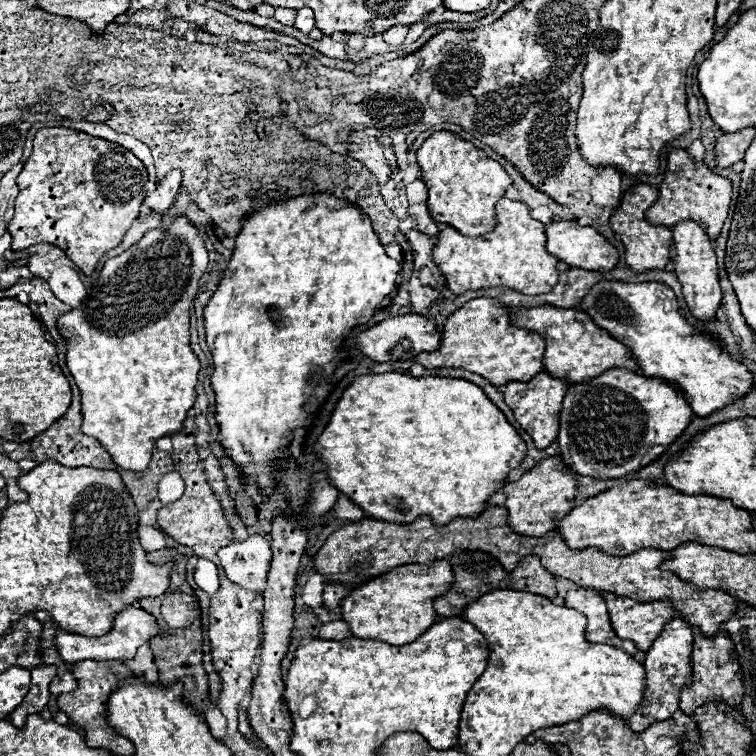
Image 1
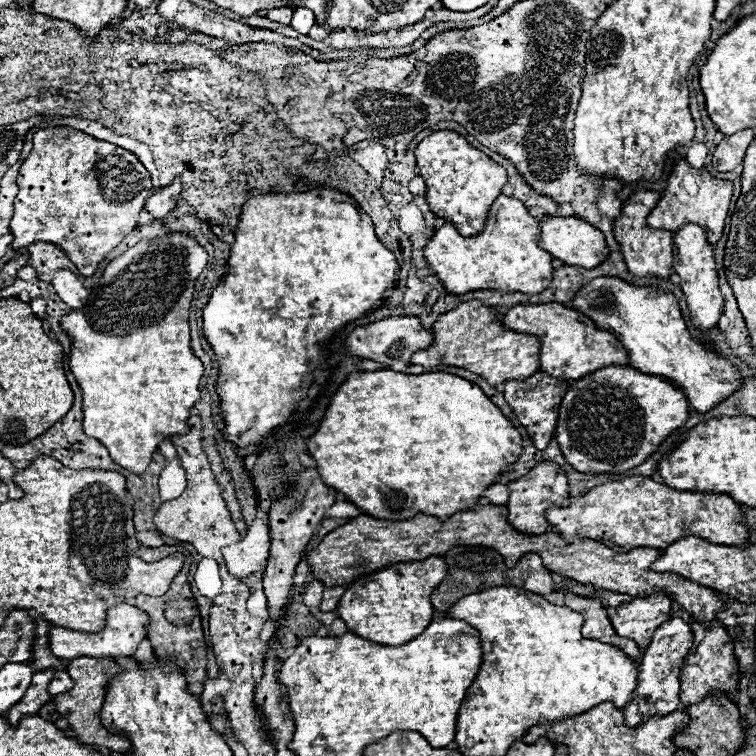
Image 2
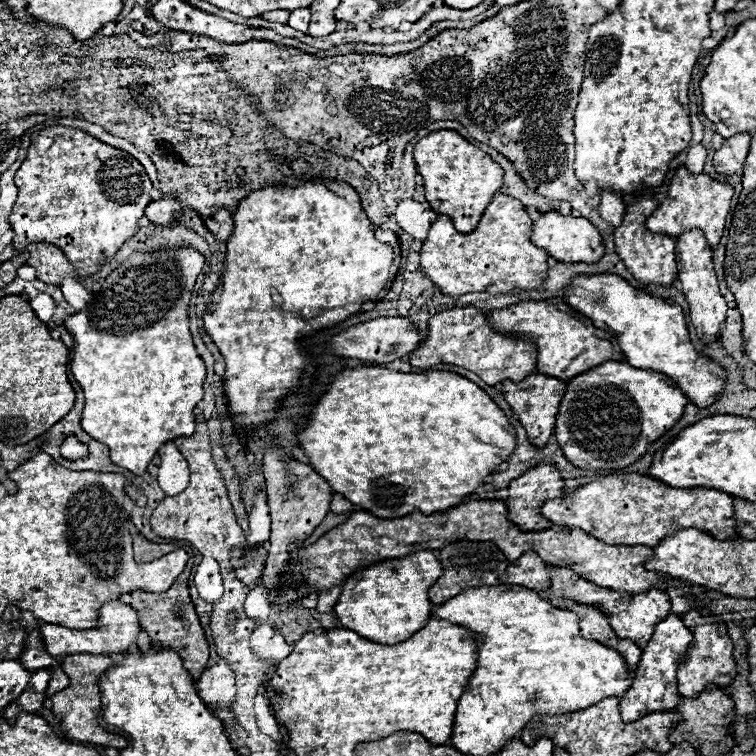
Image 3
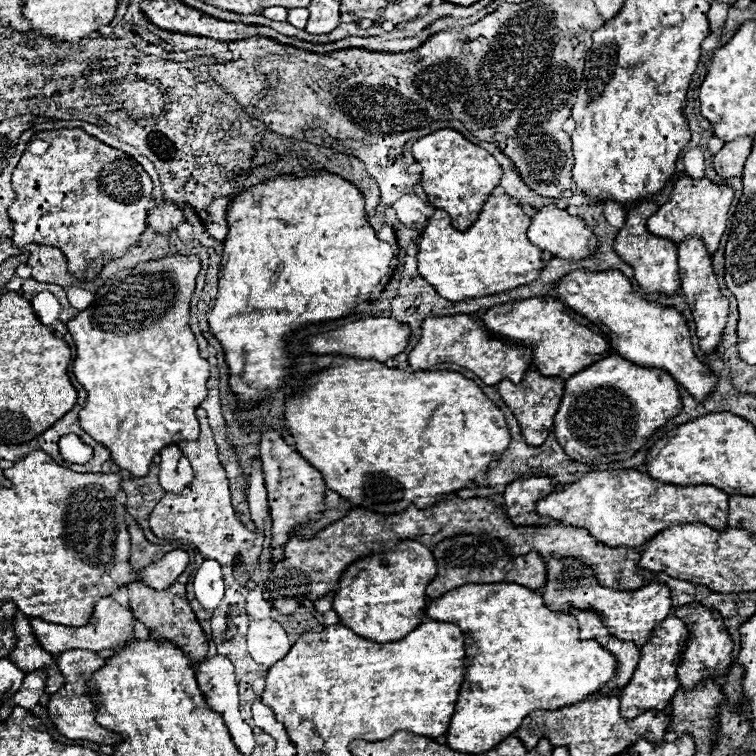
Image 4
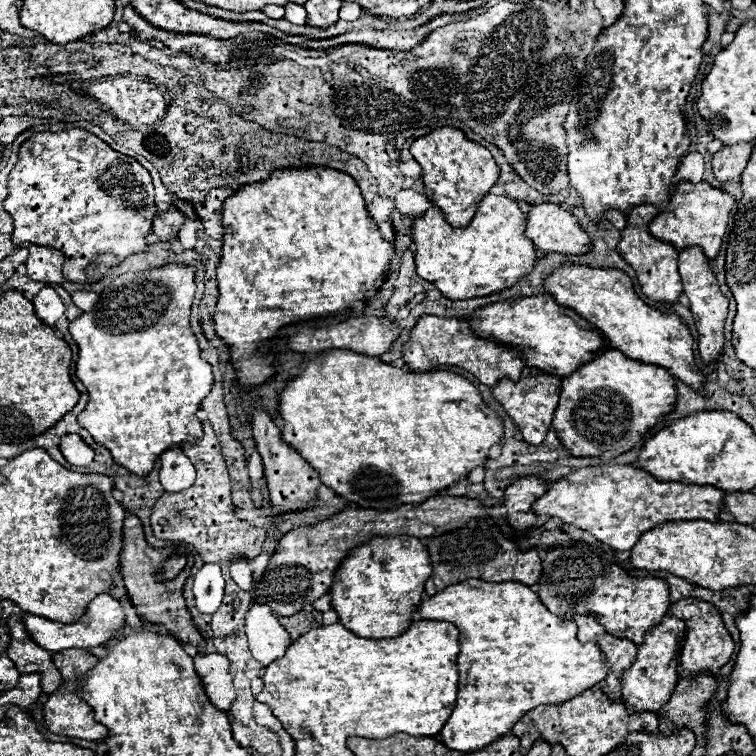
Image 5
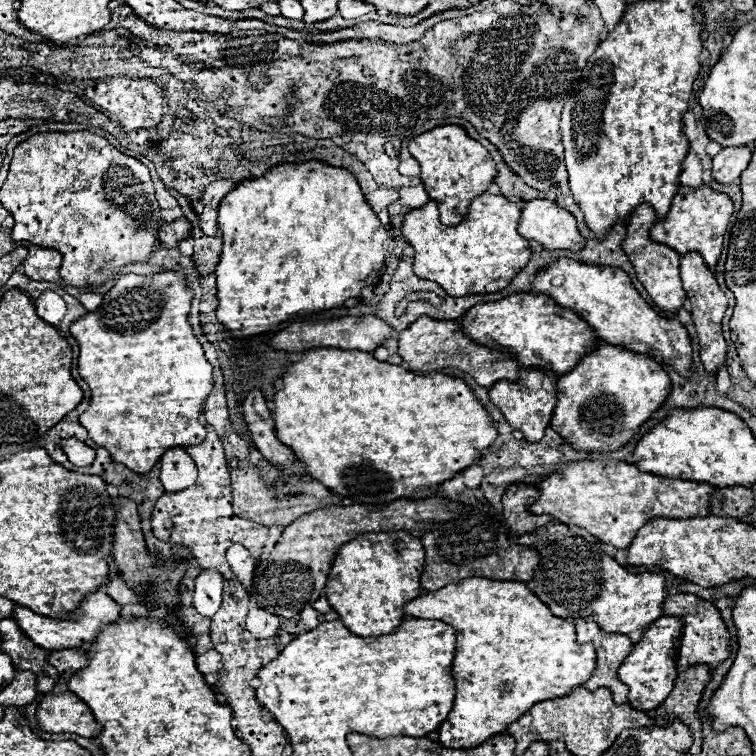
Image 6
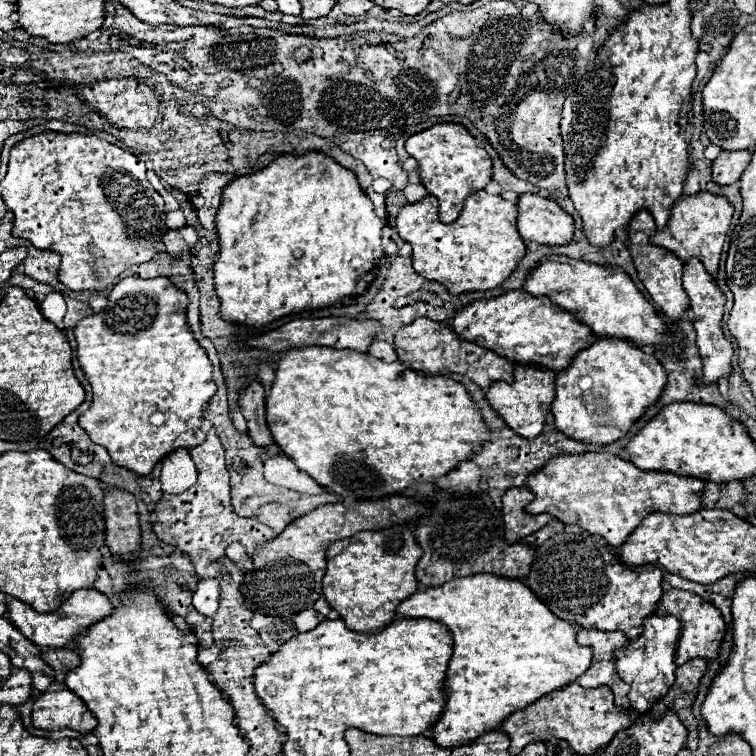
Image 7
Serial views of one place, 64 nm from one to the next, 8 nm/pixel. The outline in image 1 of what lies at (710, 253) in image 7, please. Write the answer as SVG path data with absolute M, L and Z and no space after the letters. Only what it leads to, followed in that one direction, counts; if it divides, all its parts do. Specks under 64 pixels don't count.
M670 150L668 154L668 168L664 182L660 186L660 196L652 208L646 212L646 220L652 226L676 226L682 220L698 222L710 240L716 240L724 220L728 216L732 196L732 182L714 174L704 162L694 162L686 150Z

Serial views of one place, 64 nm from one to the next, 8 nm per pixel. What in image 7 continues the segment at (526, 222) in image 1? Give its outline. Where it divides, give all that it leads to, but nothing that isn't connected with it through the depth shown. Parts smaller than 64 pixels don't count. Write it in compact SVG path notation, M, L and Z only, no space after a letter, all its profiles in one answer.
M478 190L464 202L460 216L444 224L438 220L438 200L426 196L416 204L404 204L396 216L396 230L412 246L414 270L434 282L440 282L452 294L492 290L500 286L512 268L524 256L524 240L516 230L516 204L500 196Z

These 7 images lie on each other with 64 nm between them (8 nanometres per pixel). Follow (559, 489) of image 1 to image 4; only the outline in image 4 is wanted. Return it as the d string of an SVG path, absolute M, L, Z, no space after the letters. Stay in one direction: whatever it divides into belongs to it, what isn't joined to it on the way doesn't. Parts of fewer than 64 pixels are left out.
M529 474L508 484L504 504L514 526L548 526L548 516L536 514L536 502L548 496L558 482L547 474Z

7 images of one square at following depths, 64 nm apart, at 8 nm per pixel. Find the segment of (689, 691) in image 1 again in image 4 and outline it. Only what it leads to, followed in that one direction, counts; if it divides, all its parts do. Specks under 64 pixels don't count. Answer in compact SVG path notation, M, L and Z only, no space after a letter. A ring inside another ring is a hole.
M692 602L690 606L680 606L680 608L676 608L676 610L674 610L674 616L684 618L684 620L686 620L686 626L688 626L688 632L690 632L690 640L686 642L686 650L684 650L684 654L682 654L682 664L678 666L678 680L680 680L680 686L684 686L684 688L694 688L694 686L696 686L700 680L704 680L704 678L718 678L718 676L724 676L724 672L730 668L730 662L732 662L732 658L730 658L730 656L732 656L732 646L734 646L734 644L732 644L730 634L726 632L726 626L724 626L724 620L722 620L720 612L718 612L718 610L712 610L712 608L706 608L706 606L702 606L702 604L698 604L698 602ZM690 608L696 608L696 610L700 612L700 618L698 618L696 622L688 622L688 620L686 620L686 618L690 616Z

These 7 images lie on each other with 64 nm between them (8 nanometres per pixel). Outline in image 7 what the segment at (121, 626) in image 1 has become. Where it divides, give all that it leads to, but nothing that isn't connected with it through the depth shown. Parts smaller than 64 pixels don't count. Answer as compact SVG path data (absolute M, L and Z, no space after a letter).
M76 590L60 604L60 608L46 612L46 614L36 612L34 608L30 608L28 604L24 604L16 598L10 598L6 616L30 642L34 642L42 648L62 648L62 646L70 646L74 636L84 632L90 624L94 624L96 620L102 620L104 616L110 616L112 608L114 608L114 604L102 592L98 592L98 590Z

